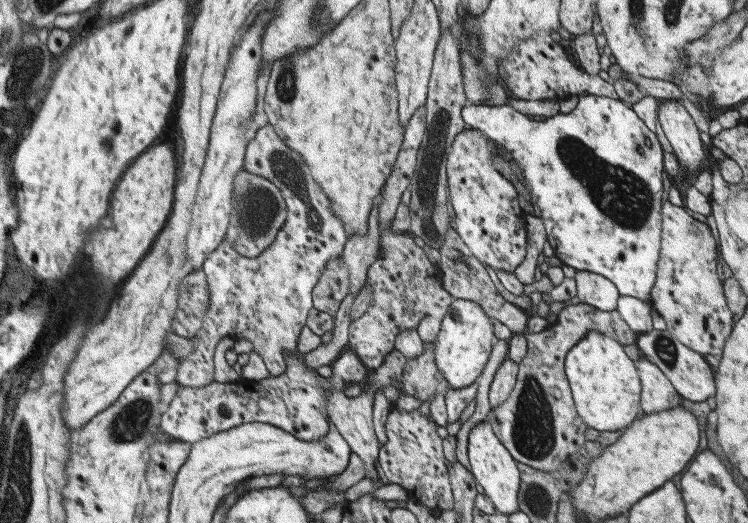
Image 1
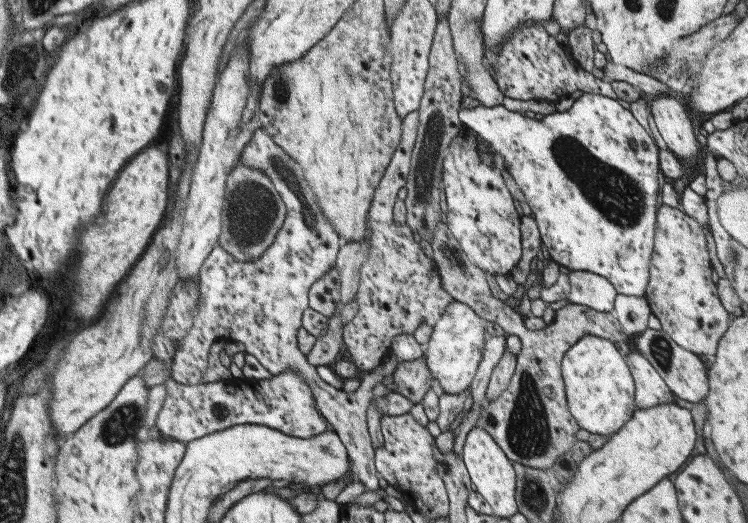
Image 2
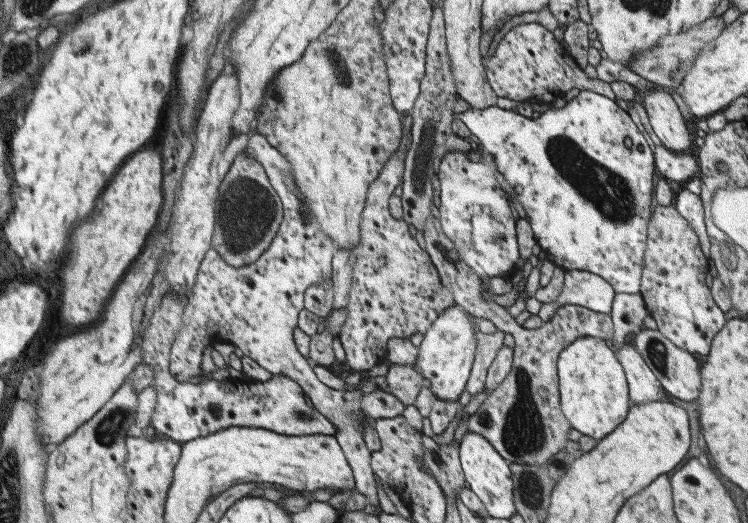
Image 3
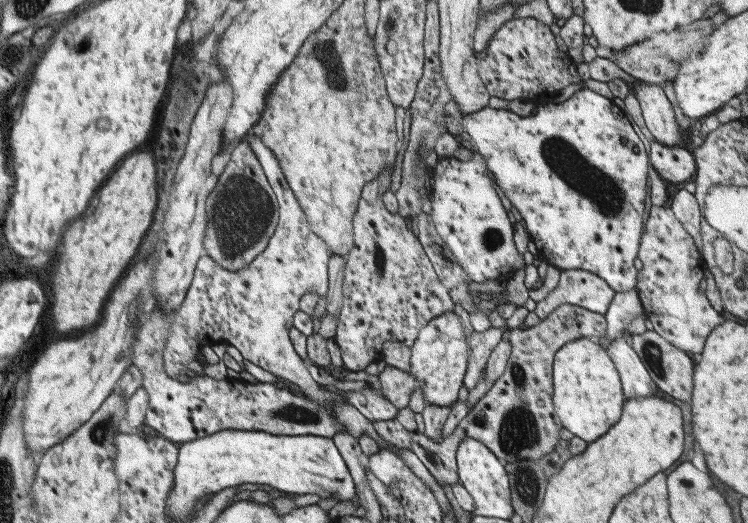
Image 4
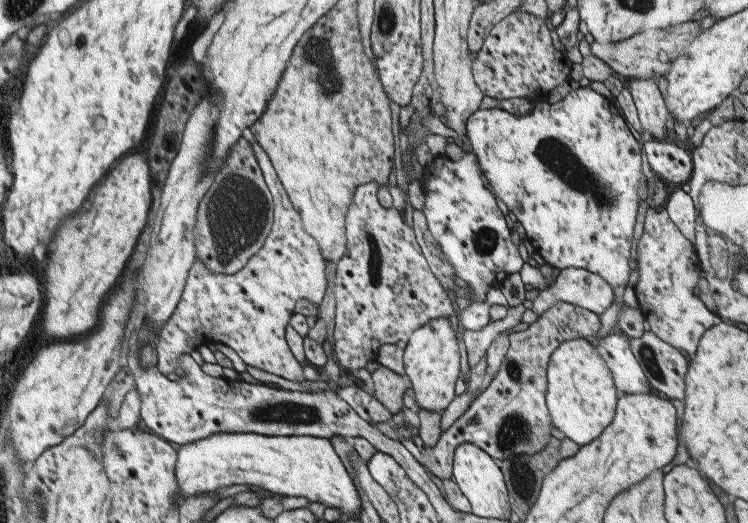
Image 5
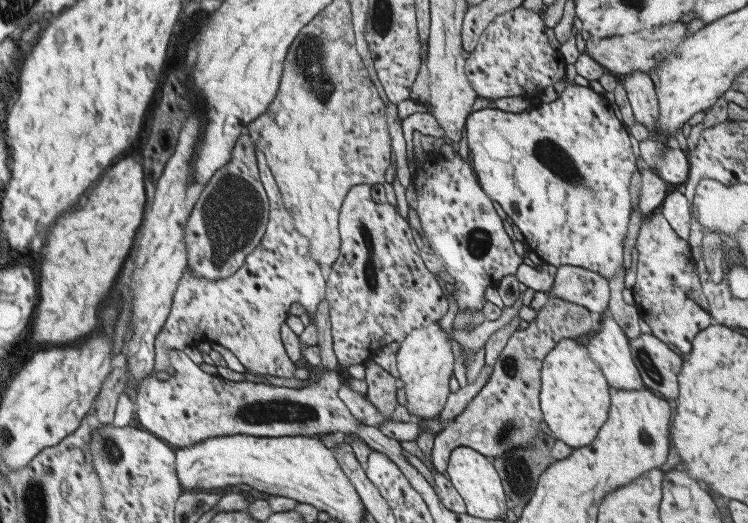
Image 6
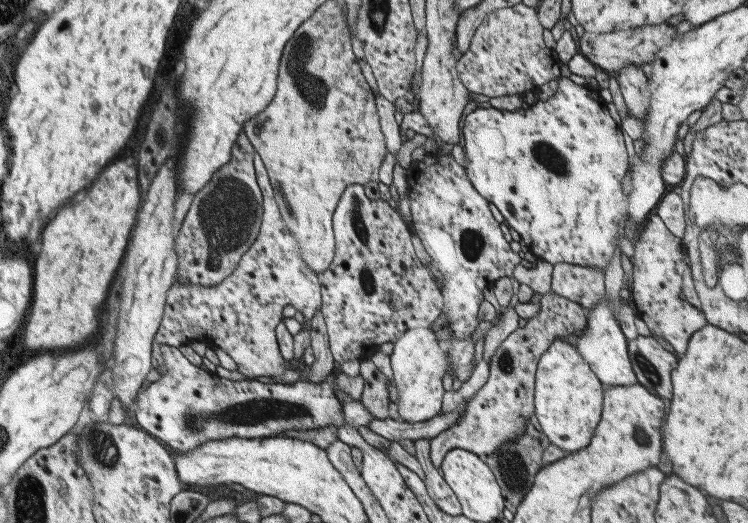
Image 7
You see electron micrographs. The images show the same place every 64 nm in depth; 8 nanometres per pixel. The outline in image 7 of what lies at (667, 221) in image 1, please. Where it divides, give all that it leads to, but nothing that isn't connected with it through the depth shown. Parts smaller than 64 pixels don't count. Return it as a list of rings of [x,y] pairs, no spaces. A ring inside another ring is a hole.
[[[651,212],[647,216],[647,222],[643,222],[639,232],[635,234],[633,256],[631,256],[633,258],[631,260],[631,266],[633,266],[631,298],[635,302],[637,316],[647,324],[647,328],[651,330],[651,336],[659,336],[673,346],[673,352],[677,358],[685,354],[691,334],[707,326],[701,310],[689,306],[689,302],[679,298],[679,290],[681,290],[679,264],[683,264],[683,258],[679,252],[681,242],[683,240],[669,234],[661,218],[655,212]]]

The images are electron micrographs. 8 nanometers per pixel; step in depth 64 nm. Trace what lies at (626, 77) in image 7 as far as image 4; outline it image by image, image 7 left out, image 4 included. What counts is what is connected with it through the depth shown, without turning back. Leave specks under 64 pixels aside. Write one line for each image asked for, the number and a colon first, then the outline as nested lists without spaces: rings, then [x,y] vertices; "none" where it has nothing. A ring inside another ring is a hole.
4: [[[635,82],[631,84],[629,90],[639,102],[641,116],[649,134],[663,146],[681,144],[683,134],[675,124],[675,114],[661,86],[651,84],[651,82]]]
5: [[[627,78],[625,88],[629,90],[633,104],[637,108],[637,118],[643,130],[647,130],[655,140],[665,138],[669,124],[669,112],[659,94],[655,80],[651,78]]]
6: [[[633,70],[631,74],[619,76],[619,82],[627,94],[635,122],[643,124],[651,132],[657,126],[659,108],[657,108],[655,88],[653,88],[649,76],[641,70]]]

